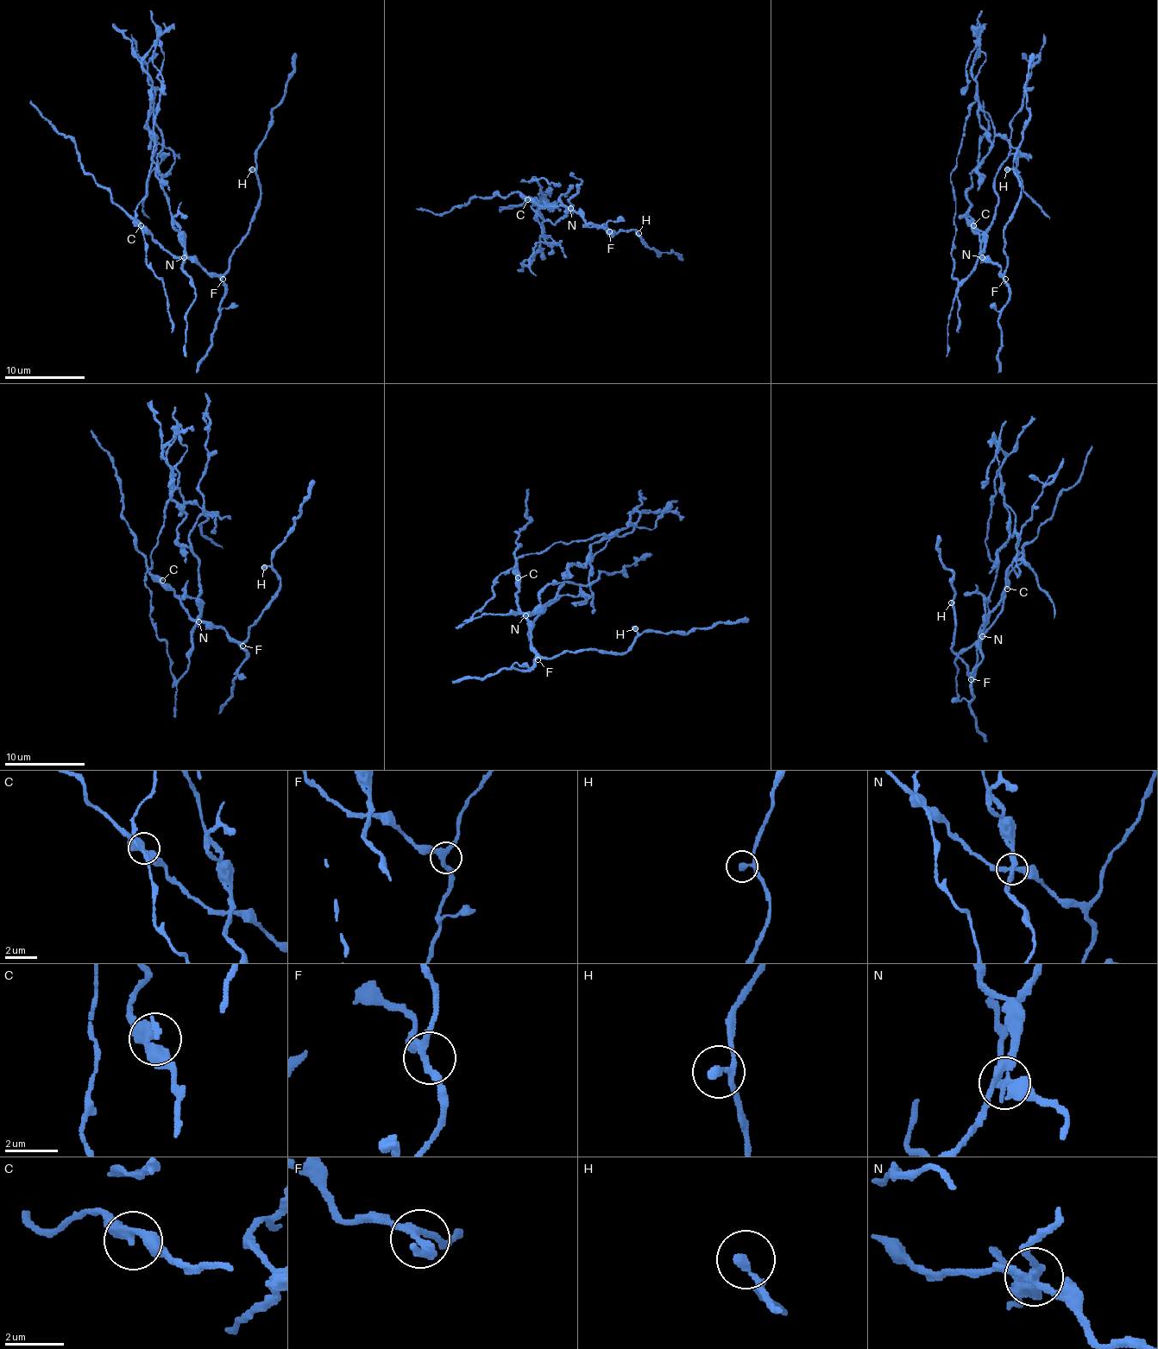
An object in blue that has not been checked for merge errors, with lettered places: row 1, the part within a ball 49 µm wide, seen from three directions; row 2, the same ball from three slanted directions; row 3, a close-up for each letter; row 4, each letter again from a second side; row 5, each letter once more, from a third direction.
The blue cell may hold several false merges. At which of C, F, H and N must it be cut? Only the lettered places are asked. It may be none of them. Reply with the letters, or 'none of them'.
N

